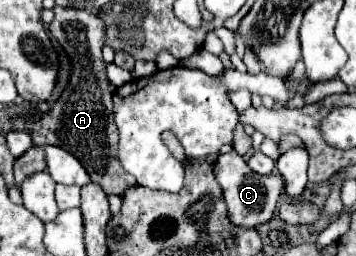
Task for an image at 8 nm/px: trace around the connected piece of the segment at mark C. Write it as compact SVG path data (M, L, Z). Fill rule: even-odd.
M230 151L230 153L216 157L214 175L224 191L224 201L228 205L228 217L234 225L258 227L258 225L272 219L272 213L276 211L276 205L278 205L278 197L284 191L284 181L280 175L262 177L262 175L254 173L236 151Z

